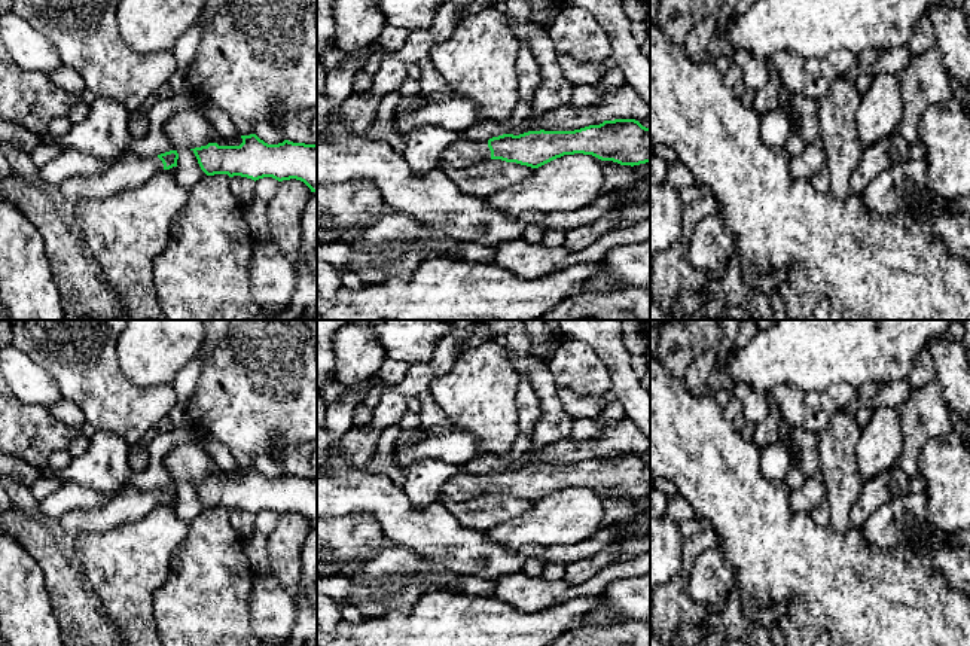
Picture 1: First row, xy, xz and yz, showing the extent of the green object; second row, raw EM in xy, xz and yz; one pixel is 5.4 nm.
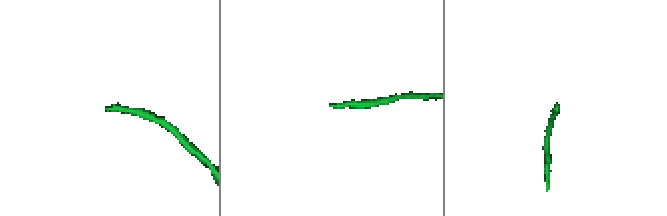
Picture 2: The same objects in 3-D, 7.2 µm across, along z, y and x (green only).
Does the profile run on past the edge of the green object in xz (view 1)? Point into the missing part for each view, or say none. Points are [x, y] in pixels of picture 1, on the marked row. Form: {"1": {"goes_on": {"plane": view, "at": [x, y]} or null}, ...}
{"1": {"goes_on": {"plane": "xz", "at": [461, 152]}}}

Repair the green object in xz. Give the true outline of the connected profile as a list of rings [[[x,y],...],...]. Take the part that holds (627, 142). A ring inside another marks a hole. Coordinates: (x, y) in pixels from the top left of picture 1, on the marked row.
[[[635,119],[604,121],[574,131],[528,131],[489,140],[458,138],[446,147],[439,168],[460,168],[478,161],[501,159],[539,168],[564,155],[592,155],[620,165],[650,162],[650,128]]]

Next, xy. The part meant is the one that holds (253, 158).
[[[256,134],[241,135],[240,146],[207,146],[190,149],[207,176],[228,174],[251,180],[272,177],[278,182],[296,179],[317,192],[317,144],[284,140],[268,144]]]

